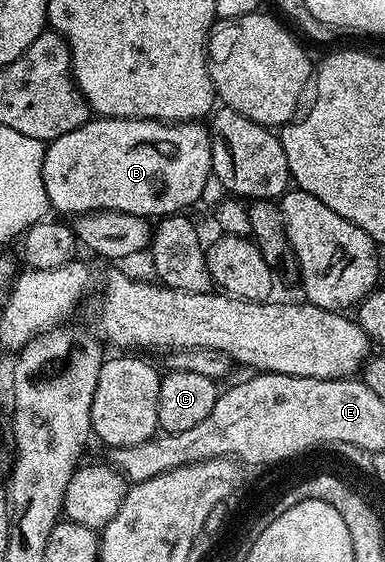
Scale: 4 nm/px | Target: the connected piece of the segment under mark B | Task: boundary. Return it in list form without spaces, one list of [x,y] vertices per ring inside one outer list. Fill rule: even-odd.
[[[95,116],[81,128],[73,128],[73,132],[65,132],[65,136],[57,136],[52,142],[46,143],[43,152],[43,179],[47,199],[51,201],[51,210],[56,215],[78,216],[80,214],[93,214],[97,210],[116,210],[133,216],[141,216],[148,220],[166,218],[168,214],[178,214],[186,211],[186,206],[191,206],[202,199],[205,184],[212,178],[211,173],[211,132],[202,121],[198,122],[158,122],[148,118],[105,118]]]

